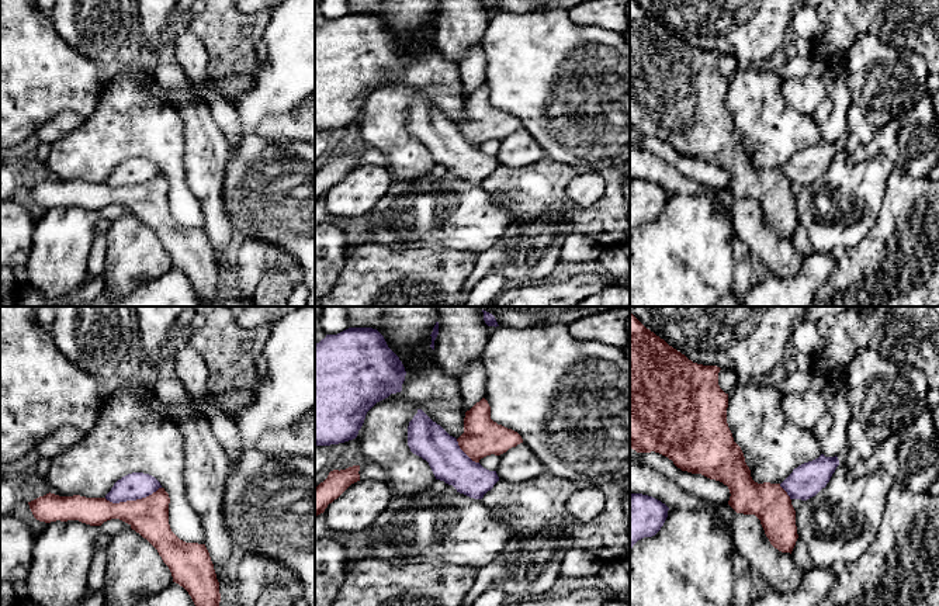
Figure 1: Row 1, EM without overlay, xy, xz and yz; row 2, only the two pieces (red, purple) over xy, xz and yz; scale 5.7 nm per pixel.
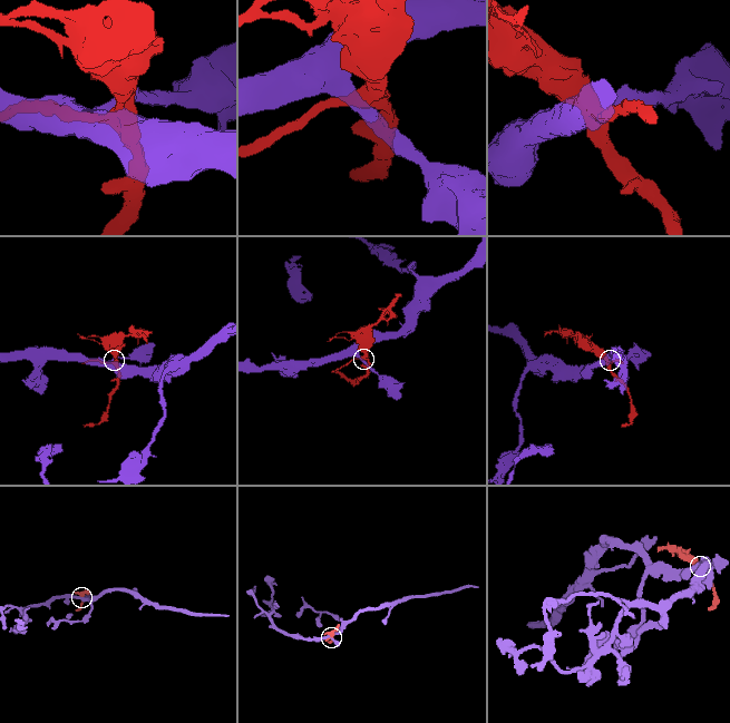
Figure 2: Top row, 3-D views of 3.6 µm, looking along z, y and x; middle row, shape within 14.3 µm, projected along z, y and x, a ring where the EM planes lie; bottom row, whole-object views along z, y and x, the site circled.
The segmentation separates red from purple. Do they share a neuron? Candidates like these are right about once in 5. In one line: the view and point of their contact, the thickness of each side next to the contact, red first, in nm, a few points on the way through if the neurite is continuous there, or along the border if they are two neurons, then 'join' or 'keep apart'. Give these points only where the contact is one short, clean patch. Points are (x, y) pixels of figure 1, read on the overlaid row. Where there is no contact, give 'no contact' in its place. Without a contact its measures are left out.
meets red in xy at (132, 501); 220 nm thick on the red side, 160 nm on the other; keep apart

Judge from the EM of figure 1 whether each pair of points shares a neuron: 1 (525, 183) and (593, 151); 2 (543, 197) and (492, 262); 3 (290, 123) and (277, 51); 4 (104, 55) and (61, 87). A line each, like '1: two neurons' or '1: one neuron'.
1: two neurons
2: one neuron
3: two neurons
4: two neurons

